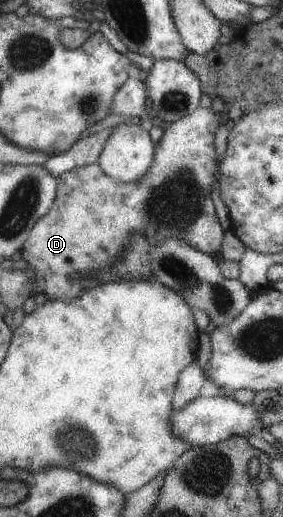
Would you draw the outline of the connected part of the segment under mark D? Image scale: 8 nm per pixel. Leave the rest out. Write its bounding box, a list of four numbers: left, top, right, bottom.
[20,107,225,300]

